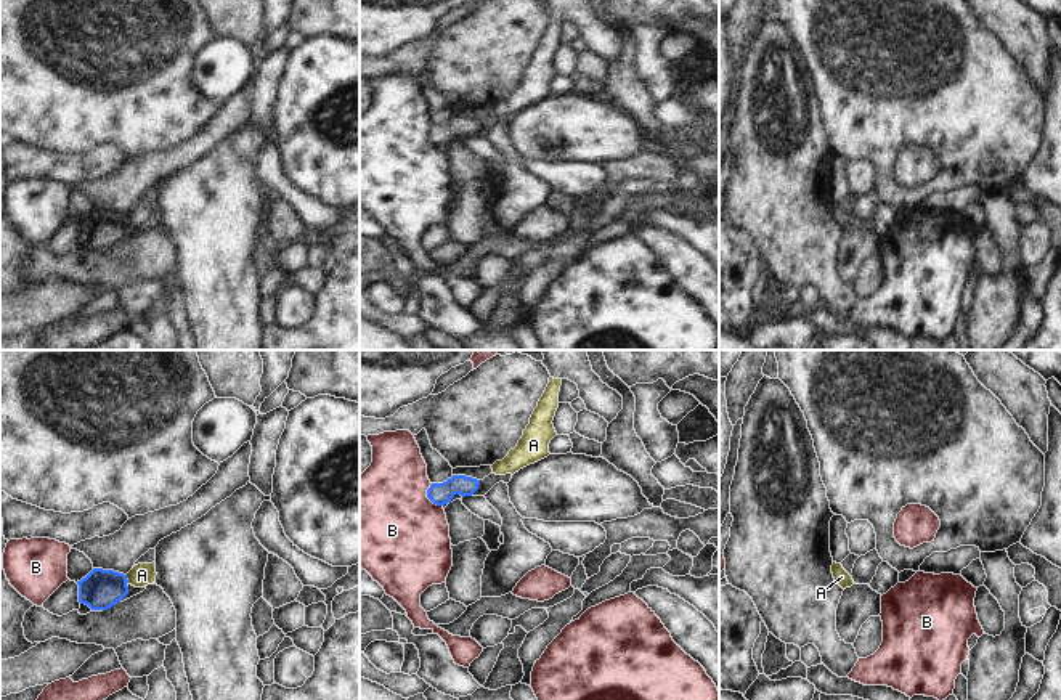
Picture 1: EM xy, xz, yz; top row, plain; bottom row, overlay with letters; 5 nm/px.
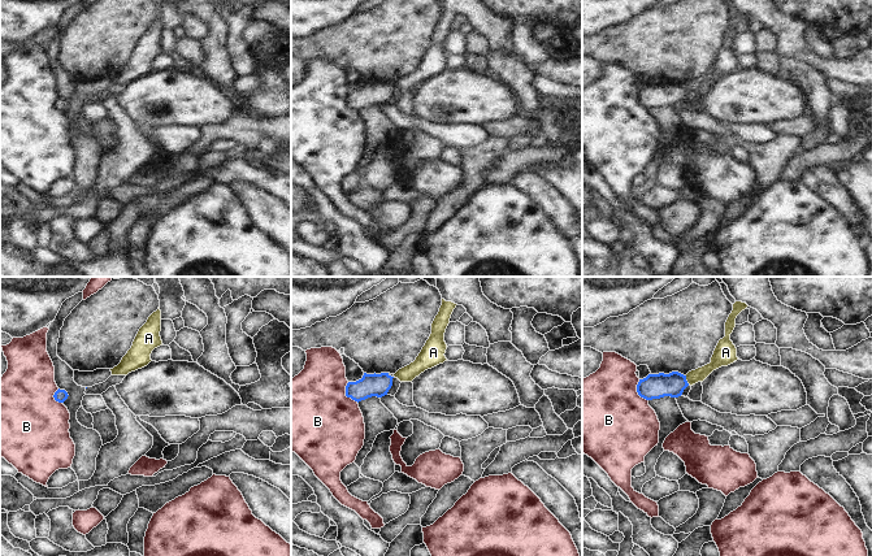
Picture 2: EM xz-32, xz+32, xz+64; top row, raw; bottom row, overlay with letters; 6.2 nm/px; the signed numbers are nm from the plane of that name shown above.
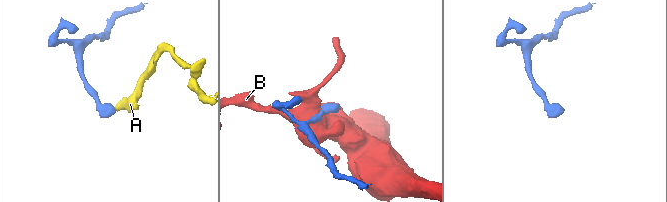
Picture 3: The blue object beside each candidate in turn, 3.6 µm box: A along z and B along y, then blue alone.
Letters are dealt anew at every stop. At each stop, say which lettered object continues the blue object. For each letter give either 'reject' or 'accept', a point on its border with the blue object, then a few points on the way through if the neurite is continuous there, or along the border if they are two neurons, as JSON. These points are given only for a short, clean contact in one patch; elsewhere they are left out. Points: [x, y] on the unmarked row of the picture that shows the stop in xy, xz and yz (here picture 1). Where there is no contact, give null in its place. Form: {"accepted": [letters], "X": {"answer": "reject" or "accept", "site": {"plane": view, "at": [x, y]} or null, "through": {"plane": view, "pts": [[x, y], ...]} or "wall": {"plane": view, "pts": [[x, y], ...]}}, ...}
{"accepted": [], "A": {"answer": "reject", "site": {"plane": "xy", "at": [126, 219]}, "wall": {"plane": "xy", "pts": [[126, 215], [129, 222]]}}, "B": {"answer": "reject", "site": {"plane": "xz", "at": [429, 138]}, "wall": {"plane": "xz", "pts": [[430, 124], [427, 137], [442, 146]]}}}

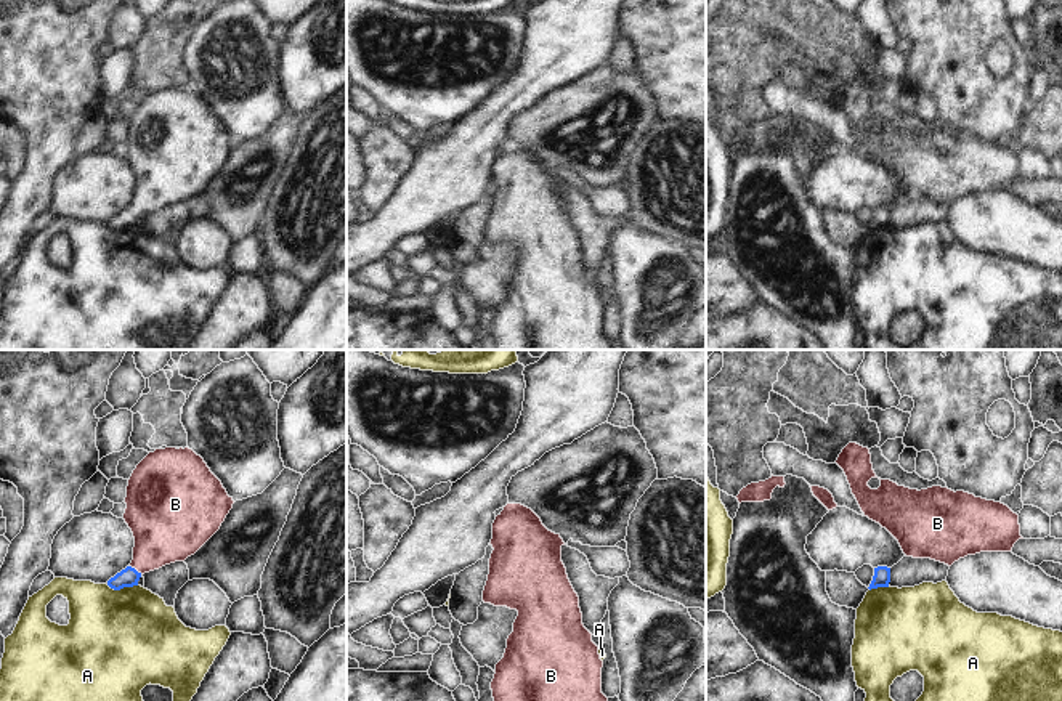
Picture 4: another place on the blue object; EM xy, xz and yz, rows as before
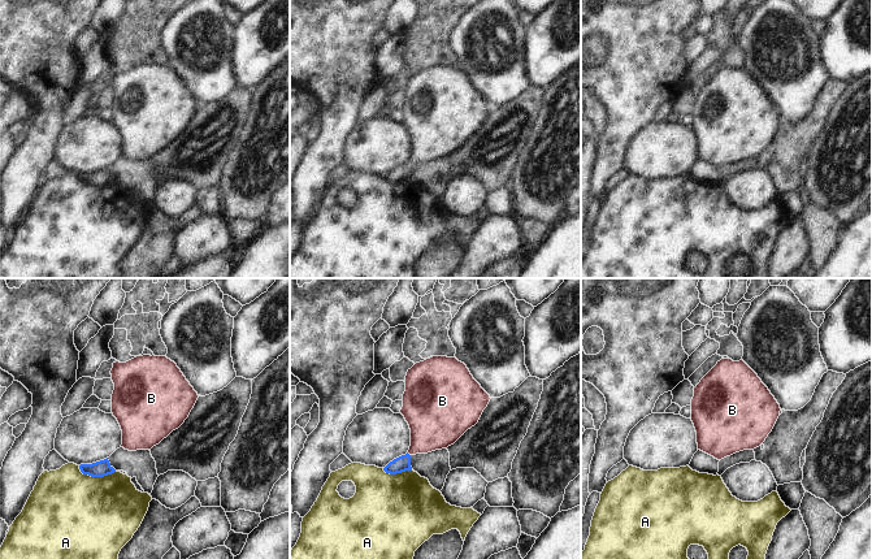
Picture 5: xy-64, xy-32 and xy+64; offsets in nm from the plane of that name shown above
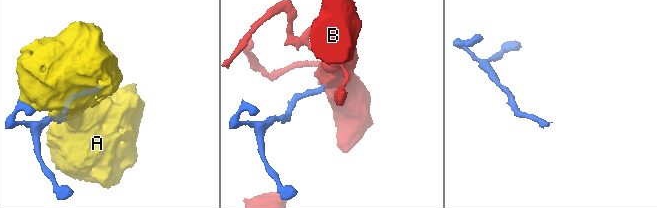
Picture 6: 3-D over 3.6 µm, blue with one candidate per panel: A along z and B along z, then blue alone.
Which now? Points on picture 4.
{"accepted": ["B"], "A": {"answer": "reject", "site": {"plane": "xy", "at": [122, 228]}}, "B": {"answer": "accept", "site": {"plane": "xy", "at": [135, 210]}, "through": {"plane": "xy", "pts": [[127, 218], [135, 210], [166, 172]]}}}

